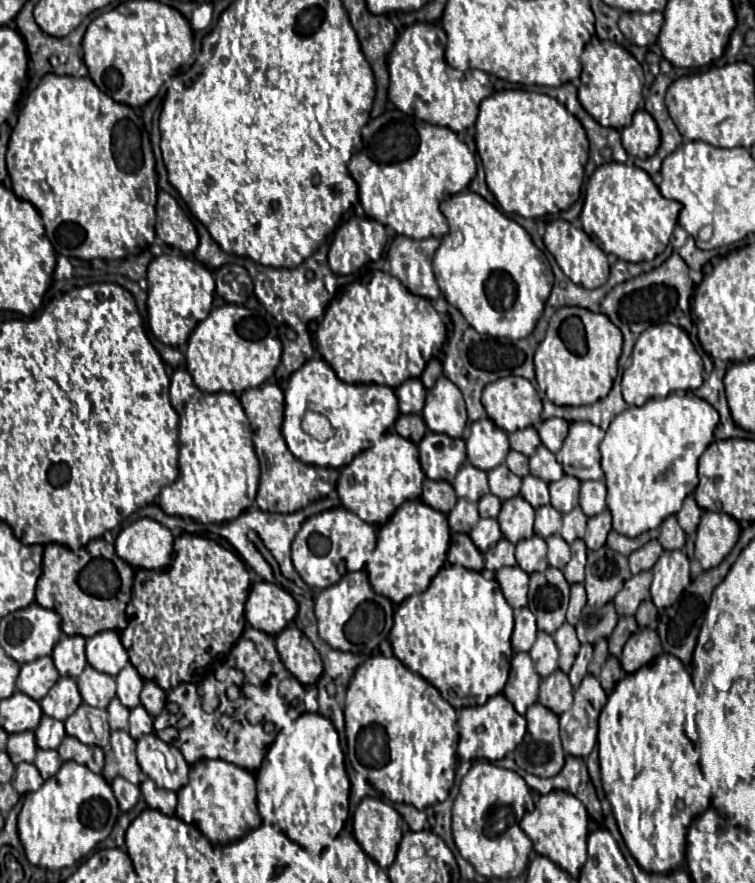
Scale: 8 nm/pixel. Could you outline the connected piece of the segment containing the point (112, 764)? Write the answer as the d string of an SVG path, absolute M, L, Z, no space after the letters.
M112 731L110 735L110 755L106 759L106 767L102 773L108 781L114 777L124 777L130 783L140 783L144 779L142 769L136 761L136 741L128 731Z

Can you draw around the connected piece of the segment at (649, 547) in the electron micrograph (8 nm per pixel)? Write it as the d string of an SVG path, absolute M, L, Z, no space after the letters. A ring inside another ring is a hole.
M650 539L644 547L636 549L628 561L630 561L630 571L632 573L638 573L638 571L644 571L644 569L652 569L652 565L658 561L658 555L662 553L662 545L658 543L658 539Z

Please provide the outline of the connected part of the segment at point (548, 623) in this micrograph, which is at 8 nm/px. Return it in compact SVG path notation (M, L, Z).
M548 567L542 573L530 575L528 607L534 611L540 631L552 635L566 621L568 597L570 585L560 569Z

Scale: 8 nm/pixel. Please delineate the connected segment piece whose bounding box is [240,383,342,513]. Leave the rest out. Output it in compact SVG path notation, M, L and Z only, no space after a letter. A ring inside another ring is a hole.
M262 383L260 387L248 389L240 395L240 403L250 419L250 429L252 429L252 439L256 447L256 455L260 459L260 487L258 487L258 497L256 503L262 511L272 511L272 513L294 513L308 503L316 499L327 496L336 488L339 478L338 474L342 467L318 467L318 465L306 465L298 461L284 437L282 437L282 411L284 411L284 393L276 383Z

